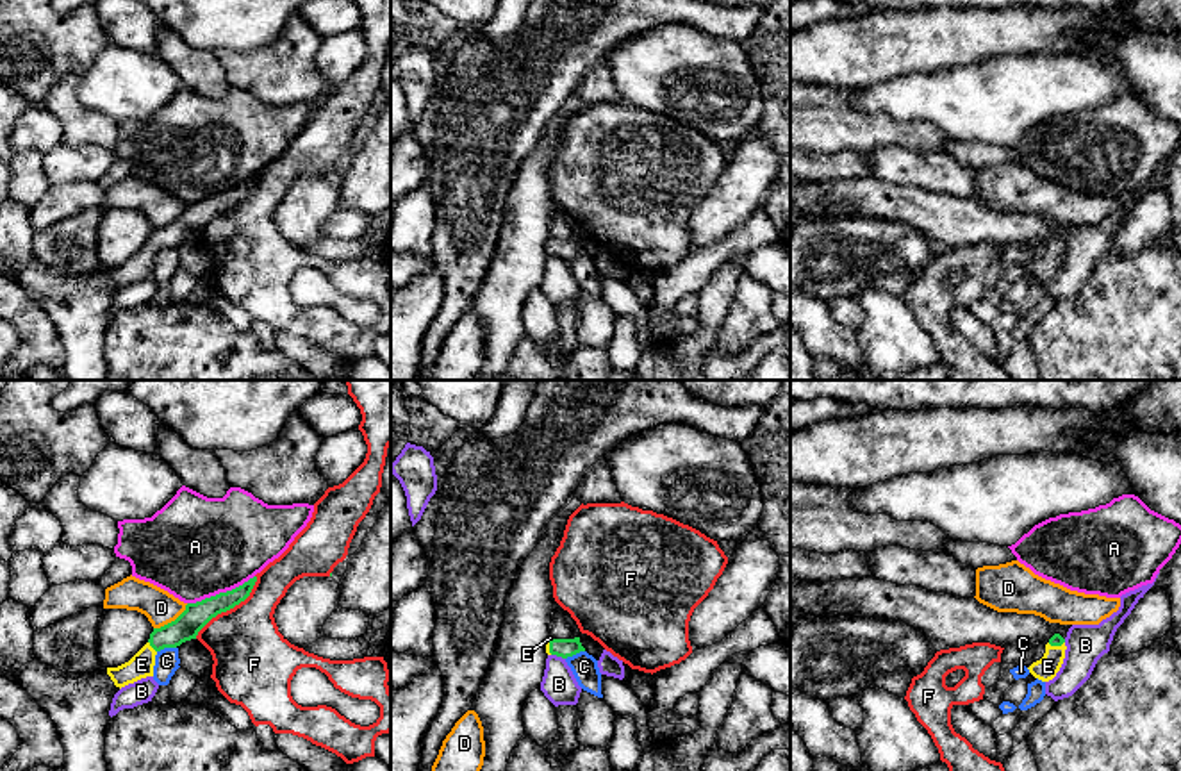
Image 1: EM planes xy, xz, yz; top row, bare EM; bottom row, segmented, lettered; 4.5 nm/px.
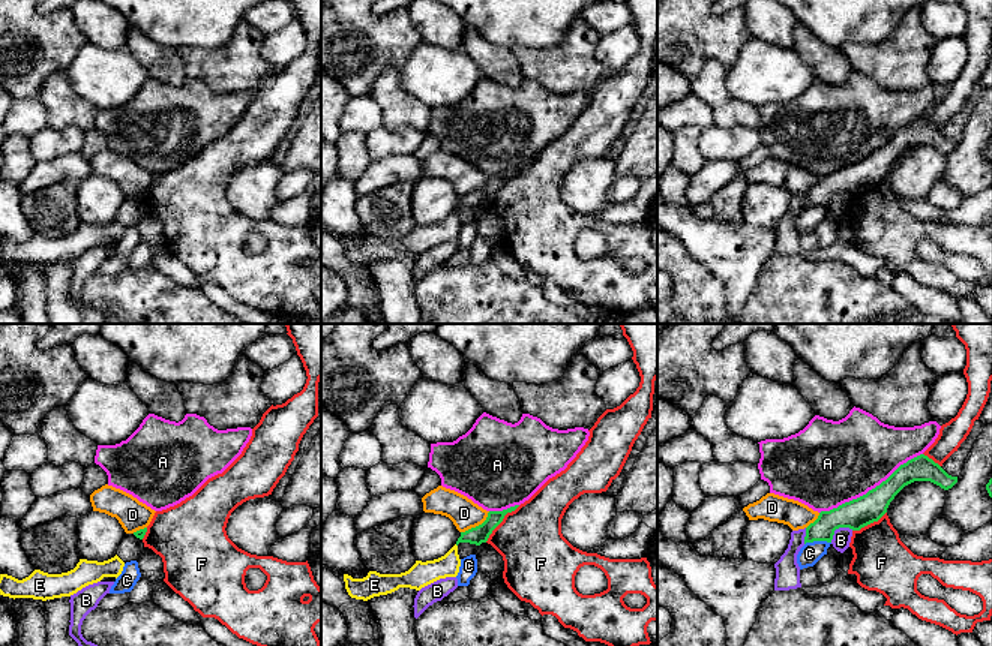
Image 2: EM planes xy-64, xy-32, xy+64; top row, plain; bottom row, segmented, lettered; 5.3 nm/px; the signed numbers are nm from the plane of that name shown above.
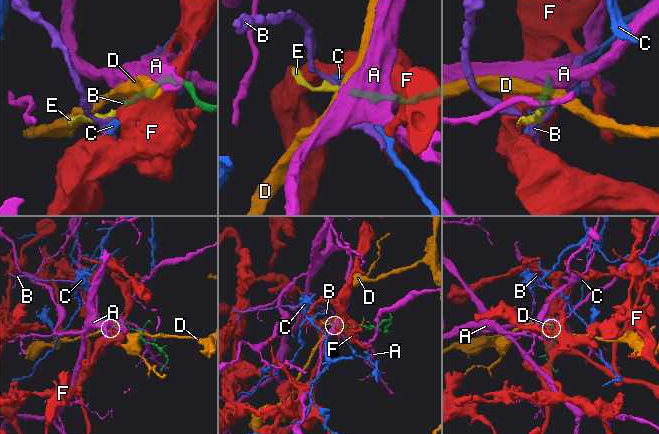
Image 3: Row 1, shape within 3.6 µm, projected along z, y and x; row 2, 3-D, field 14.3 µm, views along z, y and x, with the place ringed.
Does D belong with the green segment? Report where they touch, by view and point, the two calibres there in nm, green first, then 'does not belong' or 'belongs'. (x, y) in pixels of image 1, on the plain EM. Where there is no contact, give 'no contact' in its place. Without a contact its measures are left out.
contact xy (172, 222); calibres 120 and 150 nm; does not belong

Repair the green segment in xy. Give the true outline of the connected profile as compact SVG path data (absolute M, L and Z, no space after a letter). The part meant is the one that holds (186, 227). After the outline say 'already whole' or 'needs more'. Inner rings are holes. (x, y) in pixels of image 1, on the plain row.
M257 177L250 178L243 186L205 198L196 203L187 203L186 211L171 223L153 228L148 243L125 264L118 268L107 268L107 275L116 287L125 287L141 278L153 277L155 255L164 248L177 248L186 241L196 239L198 232L218 214L227 212L244 202Z; needs more

